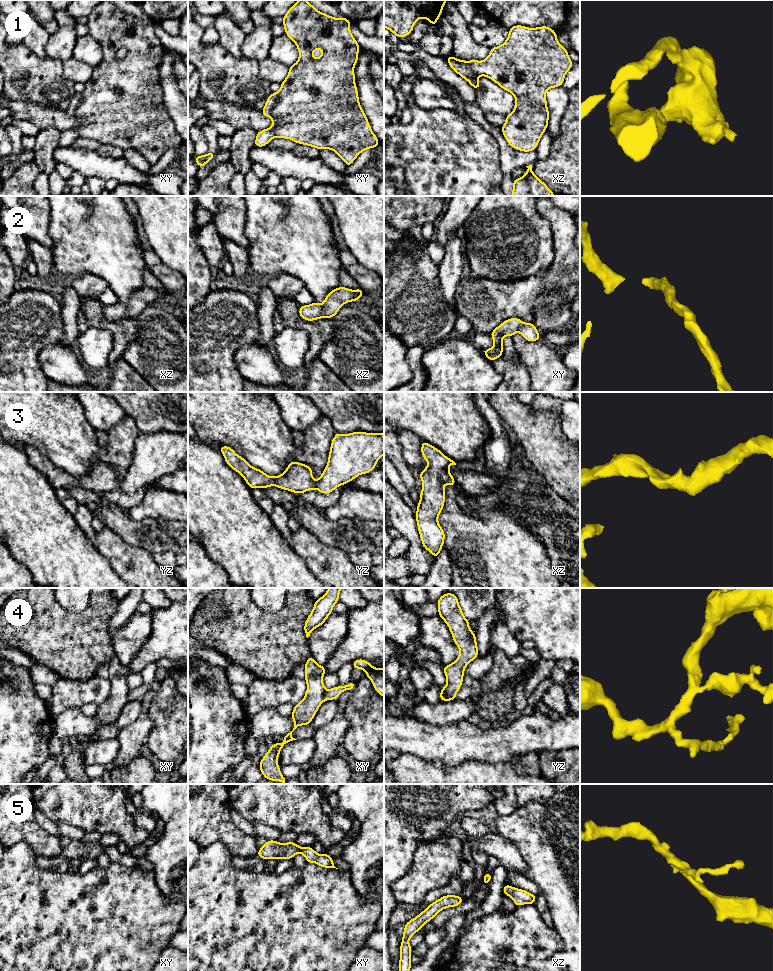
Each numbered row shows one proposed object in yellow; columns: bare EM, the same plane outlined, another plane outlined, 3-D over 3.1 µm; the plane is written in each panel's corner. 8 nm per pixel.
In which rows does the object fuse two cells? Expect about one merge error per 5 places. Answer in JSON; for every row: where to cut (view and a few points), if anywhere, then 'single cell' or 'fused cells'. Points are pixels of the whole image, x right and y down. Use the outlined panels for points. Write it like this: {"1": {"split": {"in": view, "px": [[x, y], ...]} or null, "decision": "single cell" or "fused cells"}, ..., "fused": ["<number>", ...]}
{"1": {"split": {"in": "xz", "px": [[452, 57], [469, 68], [477, 76]]}, "decision": "fused cells"}, "2": {"split": null, "decision": "single cell"}, "3": {"split": null, "decision": "single cell"}, "4": {"split": {"in": "xy", "px": [[326, 690], [324, 699]]}, "decision": "fused cells"}, "5": {"split": null, "decision": "single cell"}, "fused": ["1", "4"]}

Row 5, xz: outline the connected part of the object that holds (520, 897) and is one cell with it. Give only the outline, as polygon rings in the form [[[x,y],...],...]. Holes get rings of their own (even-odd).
[[[508,884],[503,887],[503,895],[511,897],[516,907],[524,904],[535,904],[536,895]]]

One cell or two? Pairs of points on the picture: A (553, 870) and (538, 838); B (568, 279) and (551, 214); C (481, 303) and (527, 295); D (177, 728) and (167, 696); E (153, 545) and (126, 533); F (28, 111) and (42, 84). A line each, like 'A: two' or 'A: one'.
A: one
B: one
C: one
D: one
E: one
F: two

